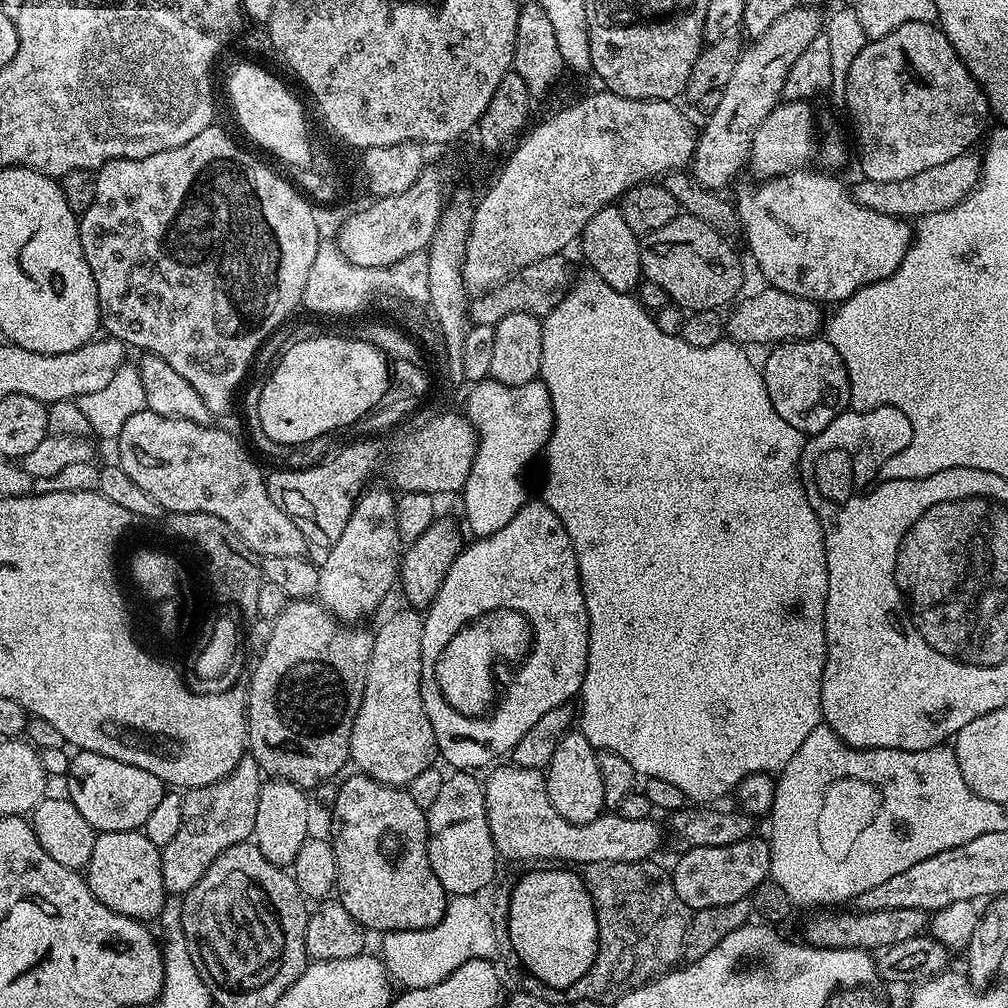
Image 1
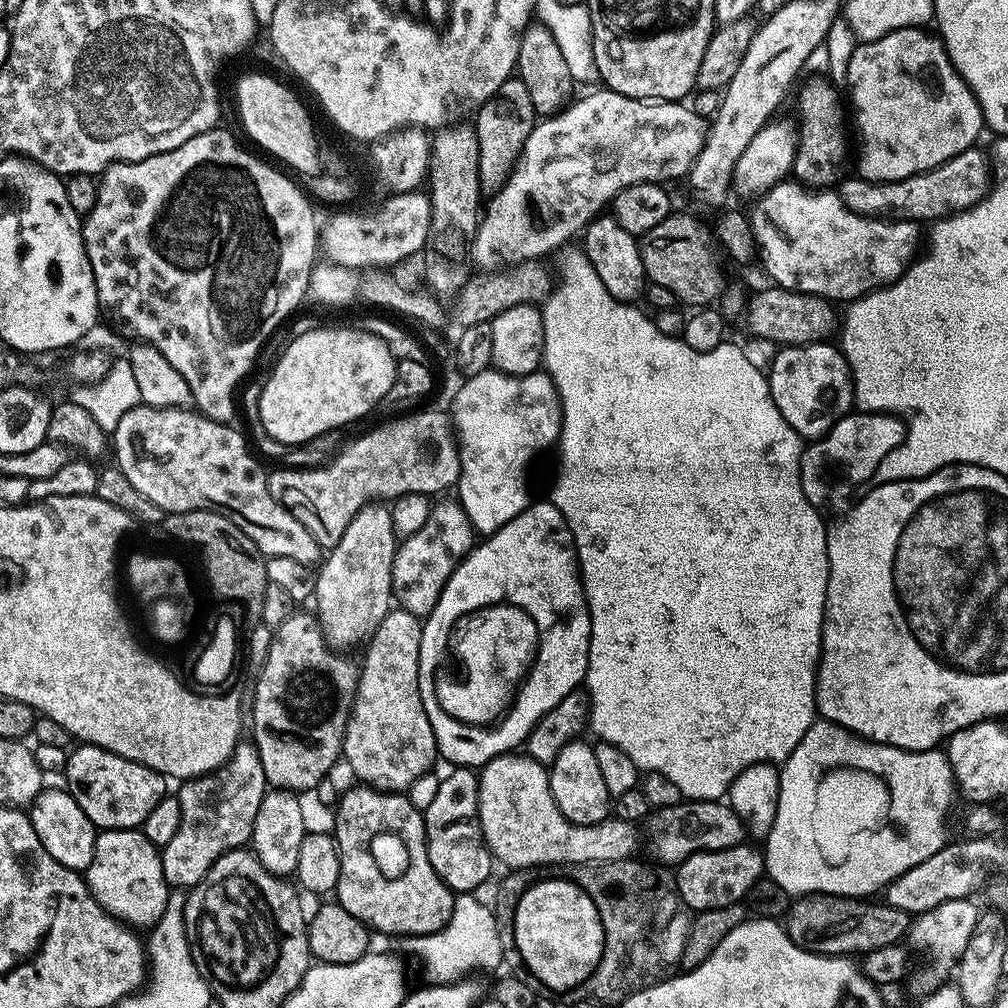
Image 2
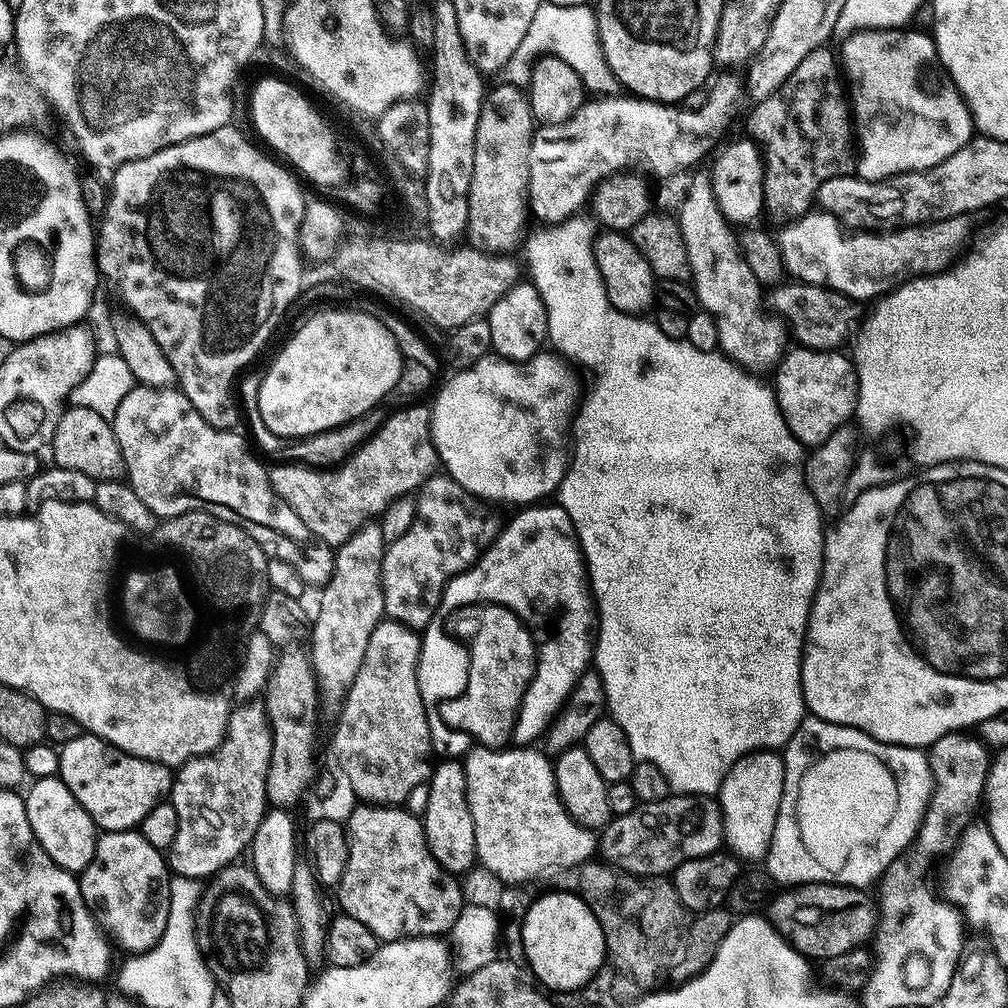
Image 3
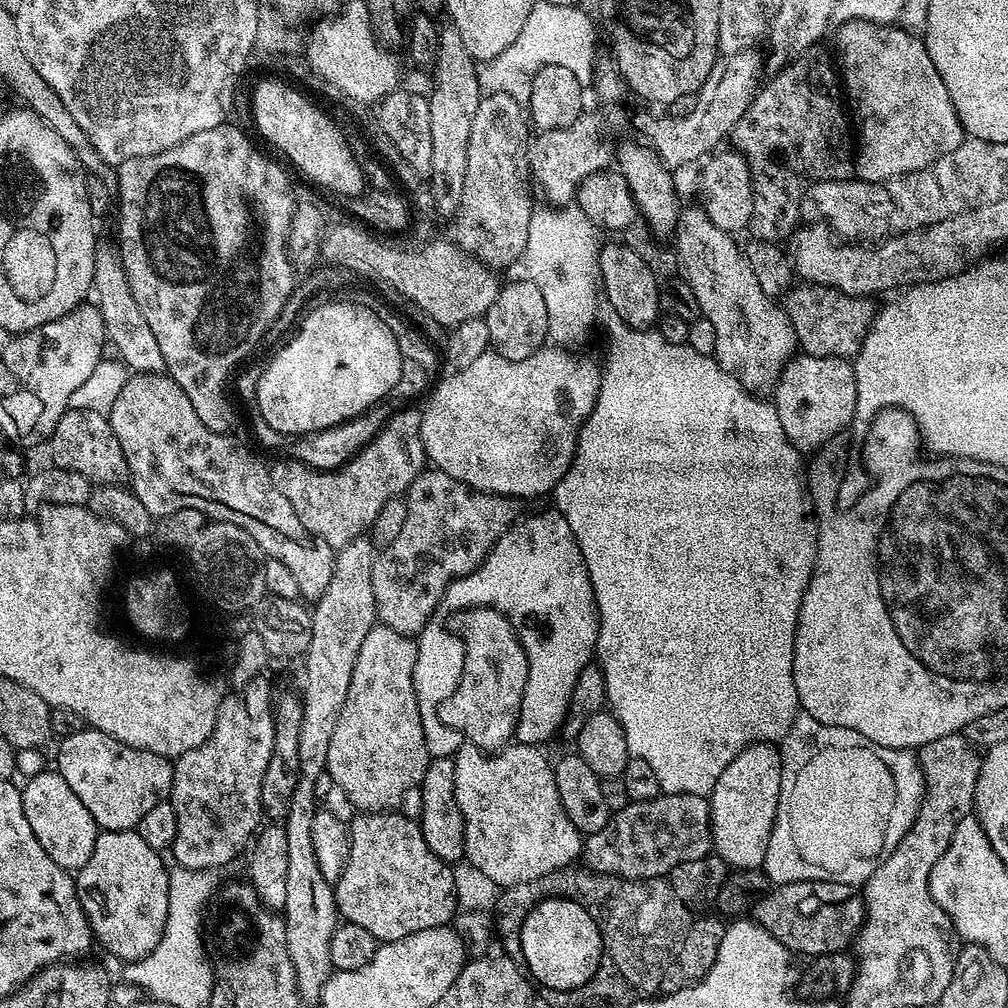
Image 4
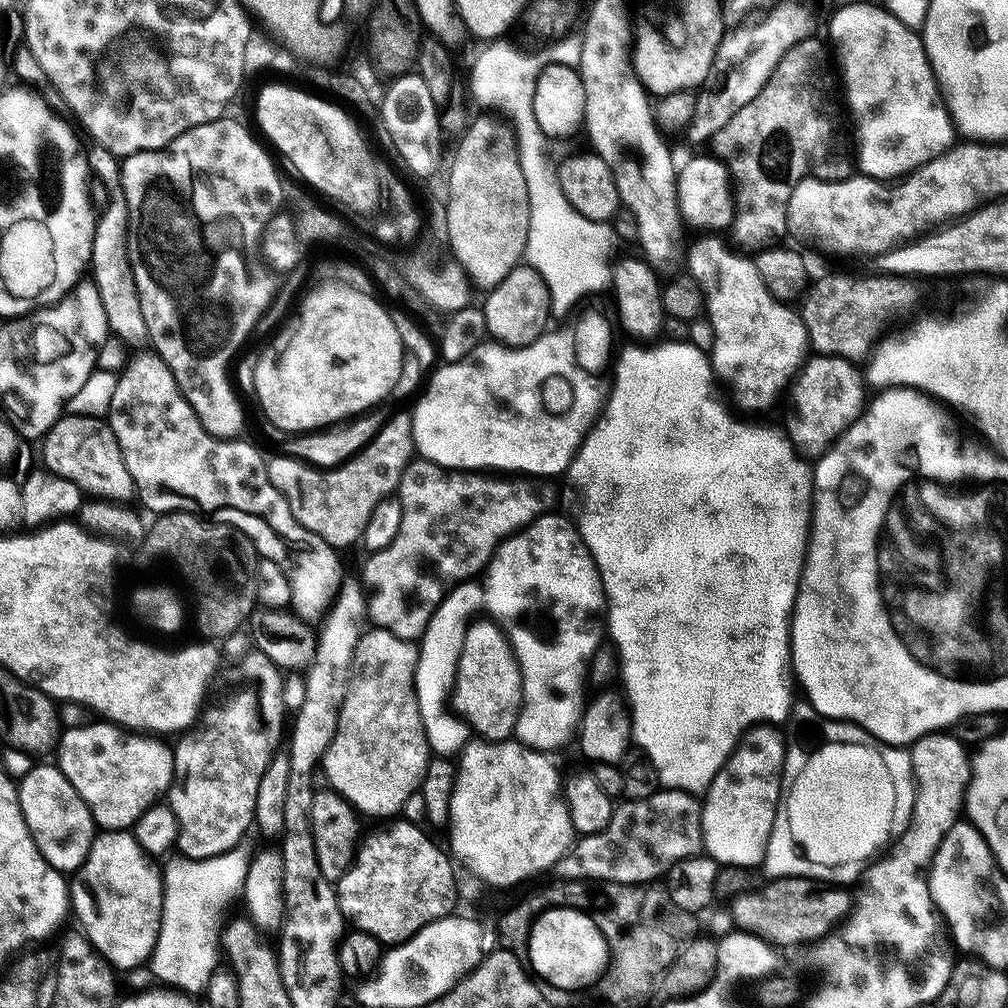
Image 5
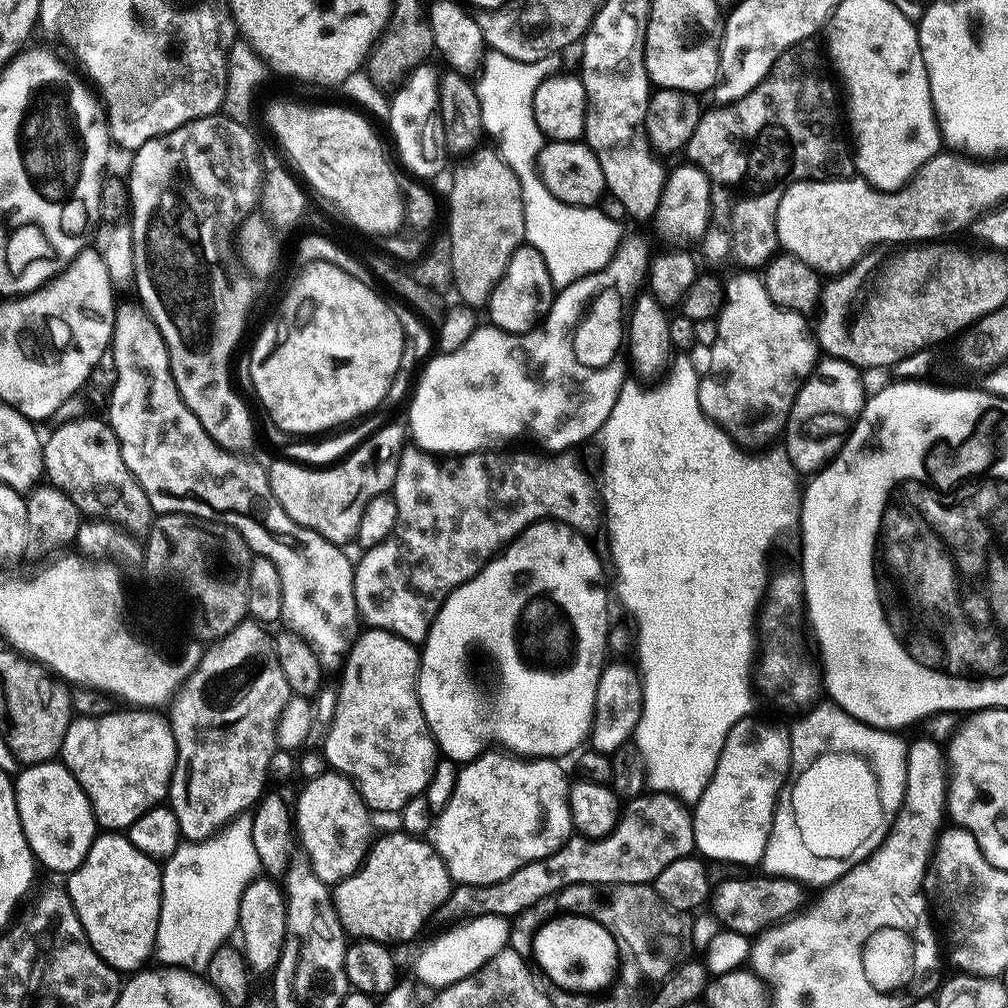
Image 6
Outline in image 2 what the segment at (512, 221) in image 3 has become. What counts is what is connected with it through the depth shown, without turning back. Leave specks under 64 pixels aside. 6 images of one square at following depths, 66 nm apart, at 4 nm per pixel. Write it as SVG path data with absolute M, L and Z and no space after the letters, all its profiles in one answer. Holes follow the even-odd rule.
M513 78L502 82L490 99L479 105L474 119L478 154L480 155L480 186L485 193L495 194L512 175L524 152L526 140L531 130L538 123L538 114L530 94L526 91L526 82Z

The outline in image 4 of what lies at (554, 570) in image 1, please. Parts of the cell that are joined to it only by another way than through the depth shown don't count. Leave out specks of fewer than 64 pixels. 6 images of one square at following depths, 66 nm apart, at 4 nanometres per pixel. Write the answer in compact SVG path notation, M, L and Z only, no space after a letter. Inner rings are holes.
M549 510L532 516L529 520L513 523L504 536L490 550L490 554L479 568L456 584L459 600L481 594L487 605L497 605L502 615L511 617L518 630L520 644L528 659L526 678L526 699L522 704L516 740L522 744L543 745L543 740L561 731L562 725L572 707L572 695L582 670L593 659L596 640L600 636L600 613L596 606L596 594L588 577L588 567L584 565L582 550L570 530L570 522L561 512Z

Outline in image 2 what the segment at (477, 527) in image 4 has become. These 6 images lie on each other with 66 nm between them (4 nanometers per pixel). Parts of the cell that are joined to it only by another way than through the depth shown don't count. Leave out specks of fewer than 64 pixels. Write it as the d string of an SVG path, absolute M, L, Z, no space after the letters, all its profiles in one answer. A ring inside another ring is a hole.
M455 499L433 503L430 518L426 518L418 534L399 541L392 563L392 595L399 607L410 614L426 617L432 613L446 582L460 561L474 547L474 529L464 507Z

